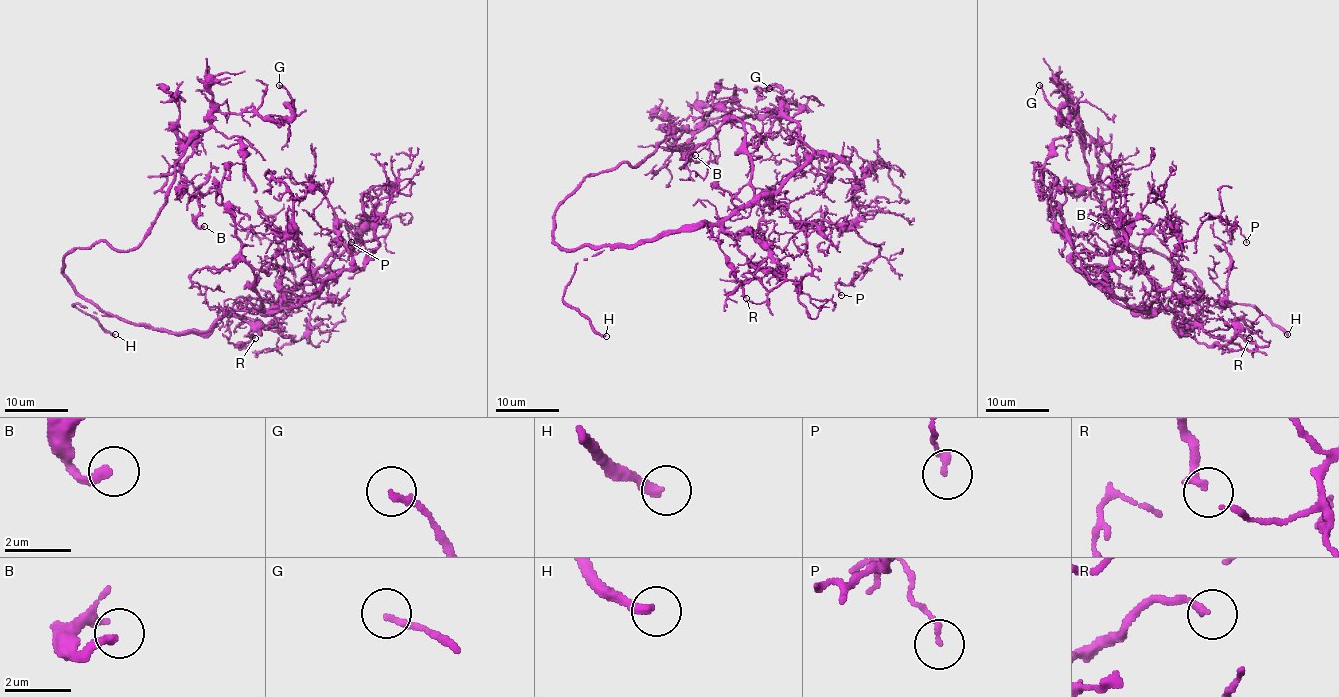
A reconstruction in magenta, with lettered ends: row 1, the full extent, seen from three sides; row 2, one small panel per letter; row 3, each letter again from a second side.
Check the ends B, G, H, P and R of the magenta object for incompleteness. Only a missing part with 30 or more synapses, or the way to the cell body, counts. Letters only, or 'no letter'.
H

